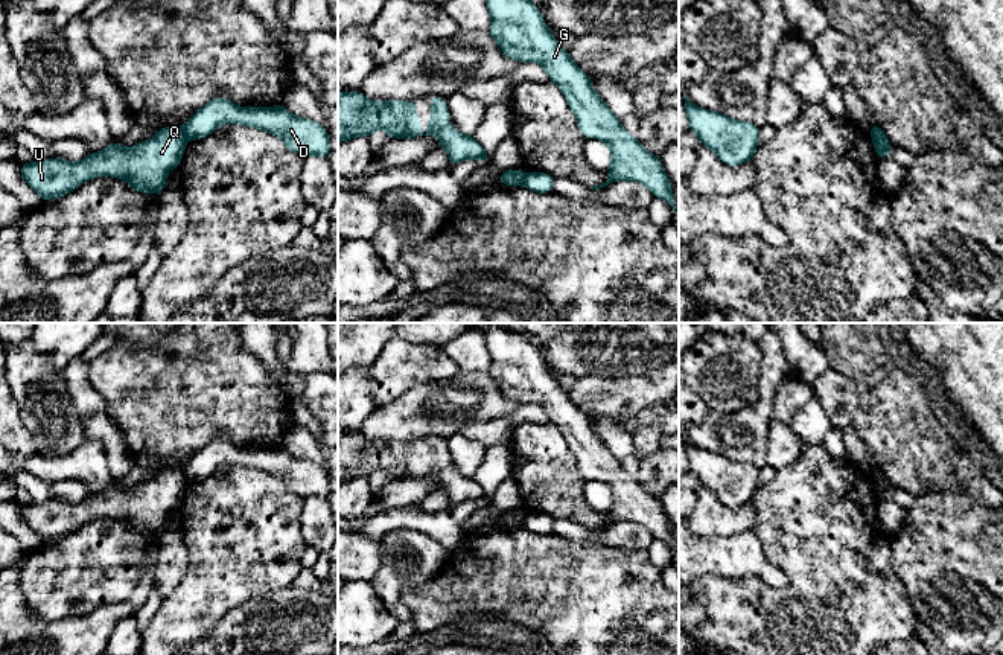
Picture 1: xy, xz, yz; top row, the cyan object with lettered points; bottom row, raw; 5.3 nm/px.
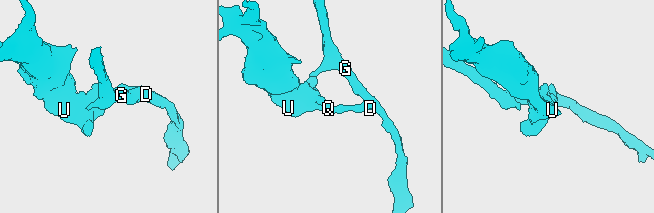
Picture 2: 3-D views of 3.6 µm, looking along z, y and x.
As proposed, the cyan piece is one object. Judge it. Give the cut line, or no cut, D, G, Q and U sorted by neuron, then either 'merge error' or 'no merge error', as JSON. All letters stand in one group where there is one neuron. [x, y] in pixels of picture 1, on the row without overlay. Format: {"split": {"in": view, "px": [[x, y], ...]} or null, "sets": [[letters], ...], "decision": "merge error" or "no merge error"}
{"split": {"in": "yz", "px": [[871, 474], [886, 480]]}, "sets": [["D", "G"], ["Q", "U"]], "decision": "merge error"}

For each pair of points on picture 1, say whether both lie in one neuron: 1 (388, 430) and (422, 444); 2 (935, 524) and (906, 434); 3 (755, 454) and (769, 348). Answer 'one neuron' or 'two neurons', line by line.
1: two neurons
2: two neurons
3: one neuron

